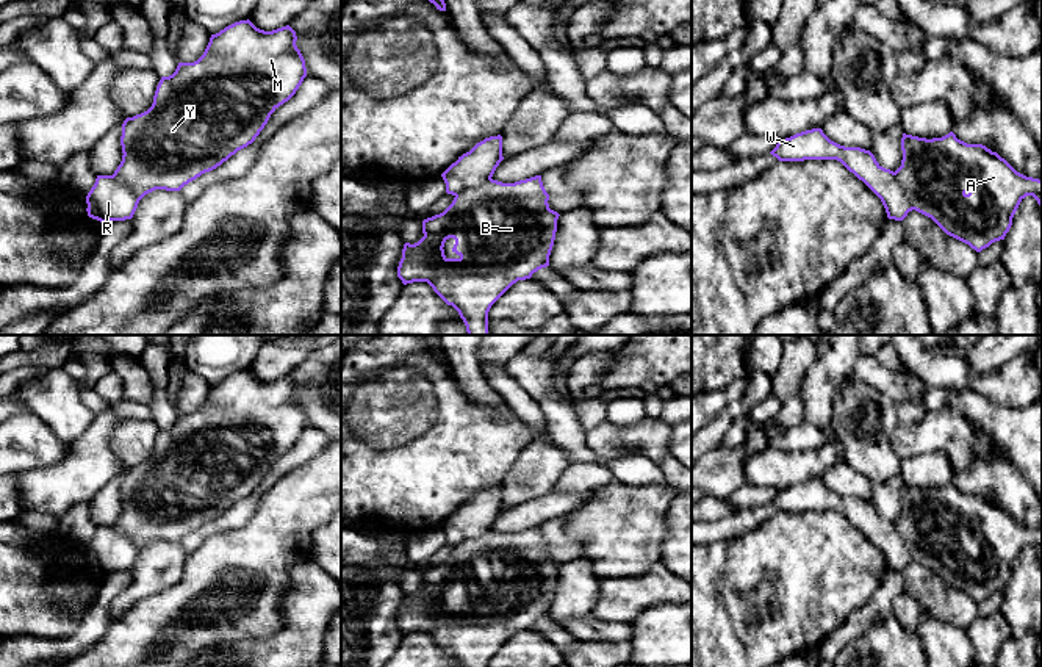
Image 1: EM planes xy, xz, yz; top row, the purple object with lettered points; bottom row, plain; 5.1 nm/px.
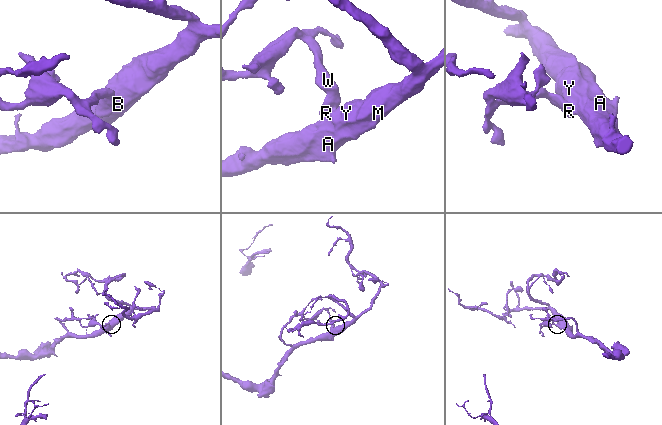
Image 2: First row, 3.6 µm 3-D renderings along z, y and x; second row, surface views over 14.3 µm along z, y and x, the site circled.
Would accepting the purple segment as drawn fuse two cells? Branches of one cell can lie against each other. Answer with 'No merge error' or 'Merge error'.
No merge error

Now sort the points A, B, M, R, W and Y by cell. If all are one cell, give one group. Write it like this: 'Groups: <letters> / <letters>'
Groups: A B M R W Y

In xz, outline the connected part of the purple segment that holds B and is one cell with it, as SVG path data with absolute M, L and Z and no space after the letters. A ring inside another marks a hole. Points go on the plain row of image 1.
M490 487L441 525L446 543L454 551L443 564L422 571L424 587L415 595L404 595L397 617L397 628L404 636L427 633L460 667L488 667L491 656L513 634L549 617L560 565L549 559L541 526L515 534L493 531L502 510L502 487ZM449 589L455 590L452 603L457 609L444 606L443 598Z

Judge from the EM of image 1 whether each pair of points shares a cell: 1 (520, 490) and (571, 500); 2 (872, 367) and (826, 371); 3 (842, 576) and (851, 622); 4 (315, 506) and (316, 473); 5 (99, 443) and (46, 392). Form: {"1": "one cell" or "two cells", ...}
{"1": "two cells", "2": "two cells", "3": "two cells", "4": "one cell", "5": "two cells"}

